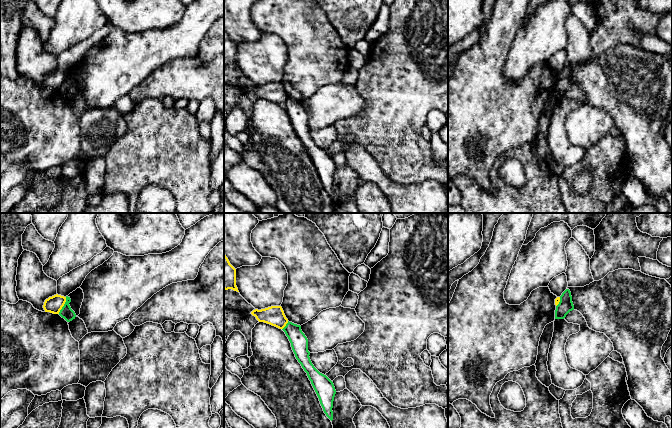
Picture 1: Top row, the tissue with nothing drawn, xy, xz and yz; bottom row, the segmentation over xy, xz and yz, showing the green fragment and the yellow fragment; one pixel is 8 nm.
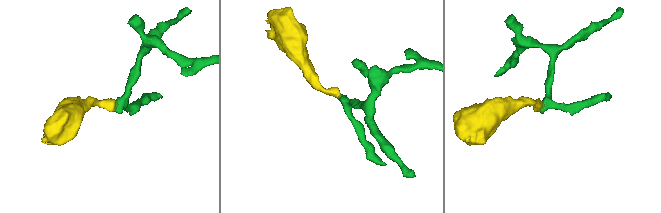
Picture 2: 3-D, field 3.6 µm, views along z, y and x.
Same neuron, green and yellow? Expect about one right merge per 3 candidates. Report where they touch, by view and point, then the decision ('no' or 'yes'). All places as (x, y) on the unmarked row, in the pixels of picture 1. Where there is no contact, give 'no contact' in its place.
xy (64, 81) | no

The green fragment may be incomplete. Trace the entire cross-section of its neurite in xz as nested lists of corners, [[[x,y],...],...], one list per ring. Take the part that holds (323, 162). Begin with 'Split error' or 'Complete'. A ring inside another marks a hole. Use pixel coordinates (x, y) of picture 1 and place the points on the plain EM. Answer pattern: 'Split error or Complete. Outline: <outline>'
Complete. Outline: [[[288,97],[282,106],[291,119],[296,135],[307,149],[324,189],[332,197],[333,177],[336,170],[333,158],[326,151],[320,149],[312,140],[309,133],[310,128],[308,127],[308,115],[302,108],[301,102]]]

